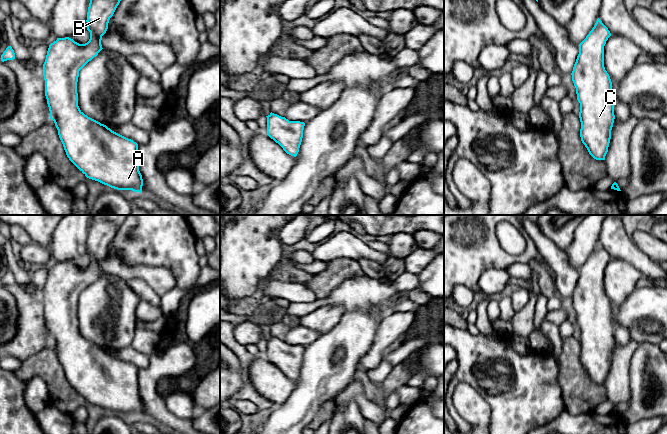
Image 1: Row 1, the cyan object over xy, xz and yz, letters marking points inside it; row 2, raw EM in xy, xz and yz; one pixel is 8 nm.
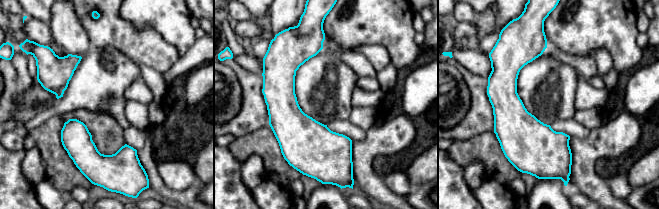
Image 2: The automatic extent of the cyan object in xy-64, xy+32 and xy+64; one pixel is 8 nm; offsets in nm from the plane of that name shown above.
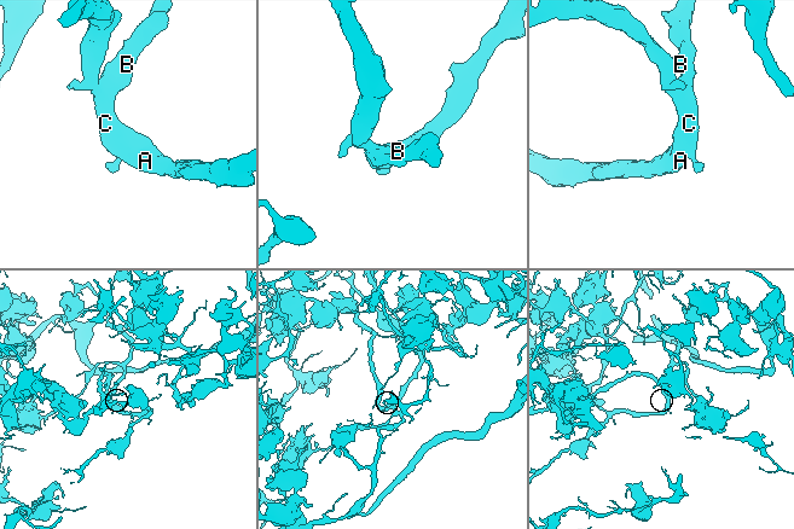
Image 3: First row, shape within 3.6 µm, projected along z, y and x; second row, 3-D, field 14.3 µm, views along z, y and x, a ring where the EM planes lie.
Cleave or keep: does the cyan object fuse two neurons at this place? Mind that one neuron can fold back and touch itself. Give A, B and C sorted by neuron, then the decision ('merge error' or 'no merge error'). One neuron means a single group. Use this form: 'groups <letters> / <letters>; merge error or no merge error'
groups A B C; no merge error

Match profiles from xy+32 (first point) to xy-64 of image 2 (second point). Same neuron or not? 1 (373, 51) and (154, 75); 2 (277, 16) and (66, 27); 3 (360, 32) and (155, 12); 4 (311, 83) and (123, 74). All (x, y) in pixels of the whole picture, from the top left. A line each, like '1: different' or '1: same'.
1: different
2: same
3: same
4: same

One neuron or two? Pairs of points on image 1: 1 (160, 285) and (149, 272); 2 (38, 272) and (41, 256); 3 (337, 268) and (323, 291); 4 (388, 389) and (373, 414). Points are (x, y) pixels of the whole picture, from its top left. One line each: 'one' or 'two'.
1: one
2: two
3: one
4: two

